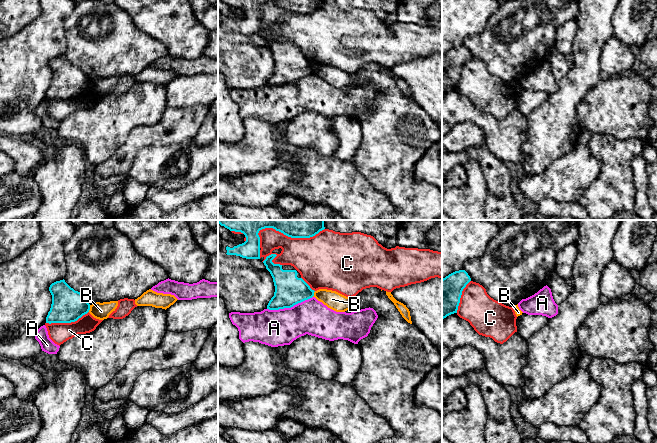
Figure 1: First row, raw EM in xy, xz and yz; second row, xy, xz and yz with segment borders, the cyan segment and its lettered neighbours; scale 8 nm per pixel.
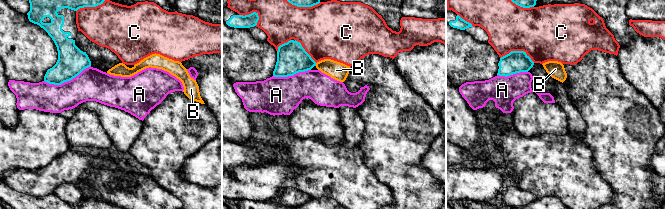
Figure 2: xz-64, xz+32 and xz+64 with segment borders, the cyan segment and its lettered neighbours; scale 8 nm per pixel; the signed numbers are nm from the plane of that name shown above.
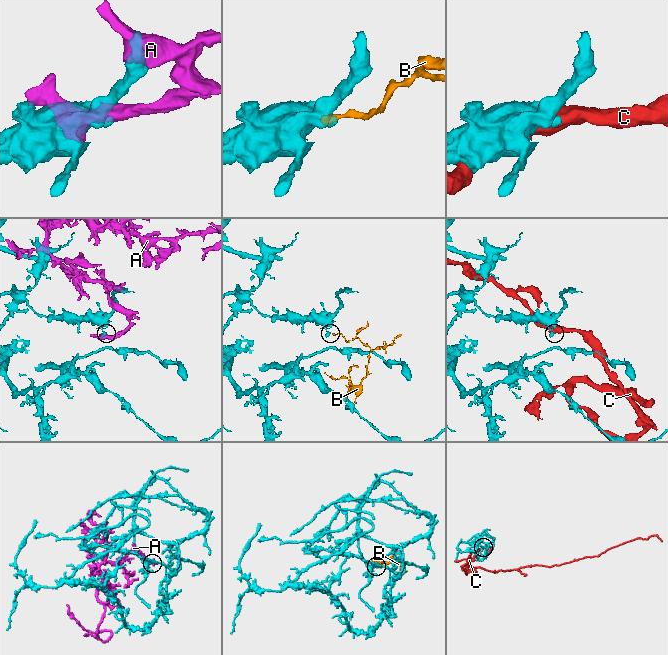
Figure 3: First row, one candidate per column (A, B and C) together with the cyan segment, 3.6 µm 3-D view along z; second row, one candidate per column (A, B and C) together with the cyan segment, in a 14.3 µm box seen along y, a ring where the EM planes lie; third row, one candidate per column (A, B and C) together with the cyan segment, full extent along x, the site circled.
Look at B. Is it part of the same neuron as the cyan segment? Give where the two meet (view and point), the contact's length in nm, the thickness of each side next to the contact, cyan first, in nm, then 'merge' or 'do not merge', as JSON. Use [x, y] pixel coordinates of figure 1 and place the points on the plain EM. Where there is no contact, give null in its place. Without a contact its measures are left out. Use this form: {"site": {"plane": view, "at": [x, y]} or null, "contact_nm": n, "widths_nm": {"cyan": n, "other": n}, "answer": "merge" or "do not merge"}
{"site": {"plane": "xy", "at": [89, 84]}, "contact_nm": 60, "widths_nm": {"cyan": 260, "other": 140}, "answer": "do not merge"}

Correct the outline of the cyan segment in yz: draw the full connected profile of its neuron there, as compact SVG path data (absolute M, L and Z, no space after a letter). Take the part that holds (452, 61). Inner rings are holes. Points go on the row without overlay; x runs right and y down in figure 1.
M465 46L455 47L442 55L442 95L457 89L462 67L470 57Z

